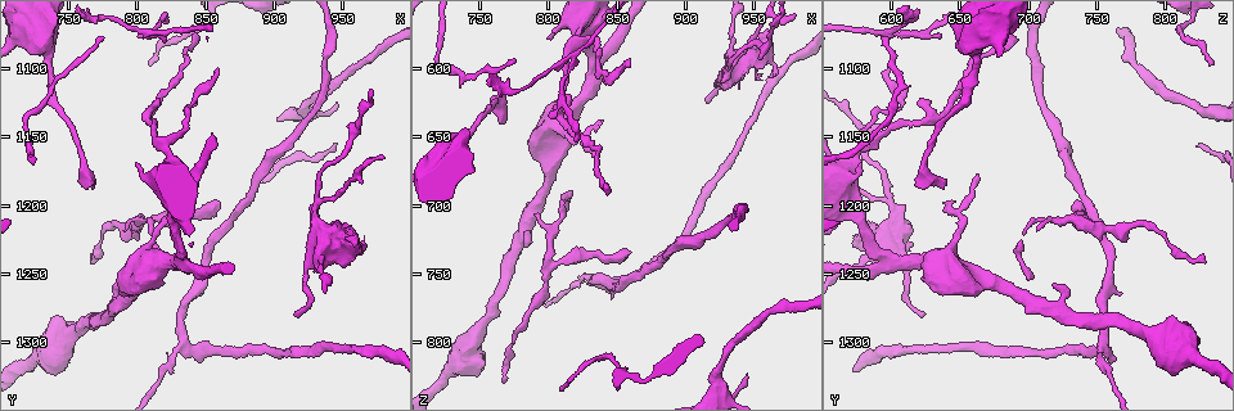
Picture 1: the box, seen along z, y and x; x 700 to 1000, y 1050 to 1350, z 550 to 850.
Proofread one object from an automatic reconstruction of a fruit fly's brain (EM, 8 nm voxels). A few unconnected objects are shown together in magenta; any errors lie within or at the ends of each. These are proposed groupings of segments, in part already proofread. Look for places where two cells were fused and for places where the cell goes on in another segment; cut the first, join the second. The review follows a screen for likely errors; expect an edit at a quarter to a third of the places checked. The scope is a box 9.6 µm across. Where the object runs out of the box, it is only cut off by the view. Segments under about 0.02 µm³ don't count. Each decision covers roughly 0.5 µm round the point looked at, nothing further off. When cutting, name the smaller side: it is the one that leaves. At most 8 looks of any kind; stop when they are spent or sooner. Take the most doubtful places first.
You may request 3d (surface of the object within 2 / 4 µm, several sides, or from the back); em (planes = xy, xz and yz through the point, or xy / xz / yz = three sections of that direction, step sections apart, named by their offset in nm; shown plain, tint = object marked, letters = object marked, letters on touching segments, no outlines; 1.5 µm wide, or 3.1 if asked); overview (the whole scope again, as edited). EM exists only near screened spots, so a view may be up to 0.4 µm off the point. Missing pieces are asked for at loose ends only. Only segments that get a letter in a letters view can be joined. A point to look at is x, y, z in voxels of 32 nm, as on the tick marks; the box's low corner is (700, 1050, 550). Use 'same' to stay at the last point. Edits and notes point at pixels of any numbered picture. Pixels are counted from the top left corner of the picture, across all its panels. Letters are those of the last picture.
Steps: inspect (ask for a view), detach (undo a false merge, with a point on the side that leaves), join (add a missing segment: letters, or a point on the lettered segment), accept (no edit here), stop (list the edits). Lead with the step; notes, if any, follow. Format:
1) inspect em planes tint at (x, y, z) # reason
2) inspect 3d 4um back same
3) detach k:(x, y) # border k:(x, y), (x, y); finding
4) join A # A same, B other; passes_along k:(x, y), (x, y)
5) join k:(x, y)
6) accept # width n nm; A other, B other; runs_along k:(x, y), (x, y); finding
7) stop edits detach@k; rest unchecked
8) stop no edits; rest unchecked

inspect em planes letters at (842, 1074, 686) # an open end

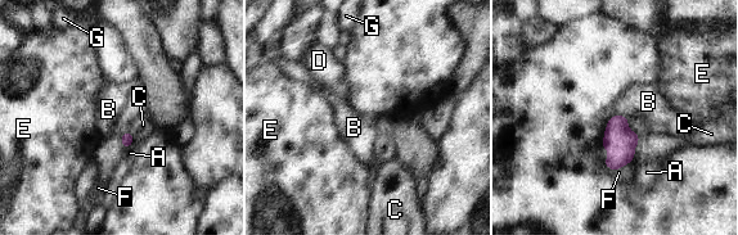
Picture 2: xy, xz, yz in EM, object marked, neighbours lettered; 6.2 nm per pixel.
accept # width 180 nm; A other, B other, C other, D other, E other, F other, G other; border 2:(616, 113), (628, 117); none of them fits

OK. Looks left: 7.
inspect 3d 2um at (932, 1200, 600) # thin arm on a thick one

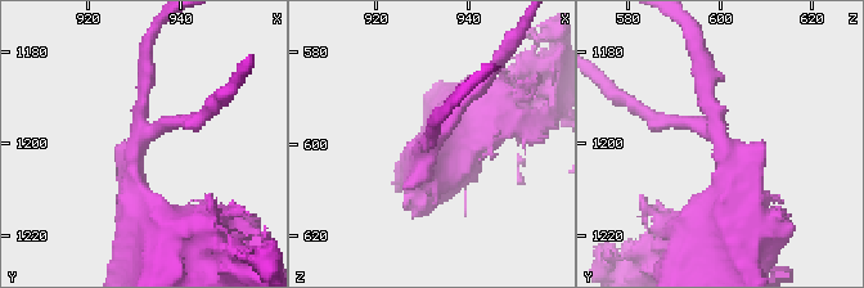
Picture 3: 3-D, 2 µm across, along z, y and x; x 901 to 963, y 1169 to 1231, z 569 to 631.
inspect em xz step 4 letters at (930, 1201, 601)

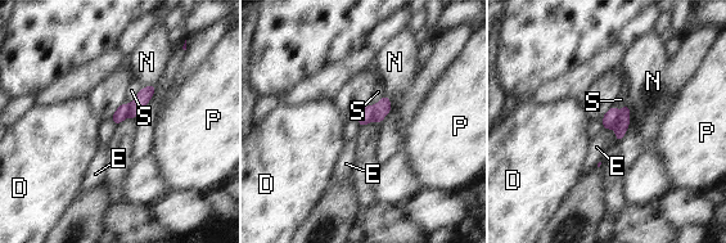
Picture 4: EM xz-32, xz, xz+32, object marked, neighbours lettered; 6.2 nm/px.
detach 4:(610, 117) # longest_contact S 140 nm; D other, E other, N other, P other, S other; a second cell is stuck on

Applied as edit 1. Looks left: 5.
inspect 3d 4um back at (784, 1216, 786) # thick turns thin

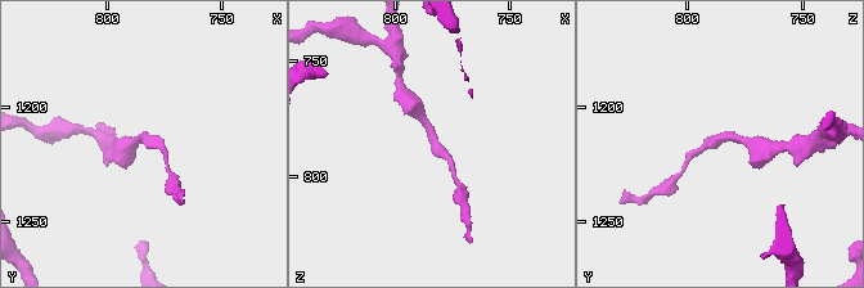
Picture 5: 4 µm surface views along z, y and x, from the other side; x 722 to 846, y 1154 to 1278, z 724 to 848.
inspect em xy step 8 tint at (781, 1214, 788)

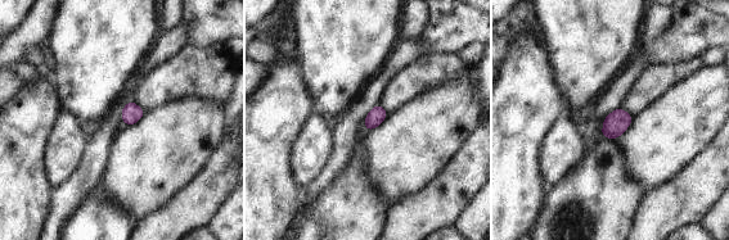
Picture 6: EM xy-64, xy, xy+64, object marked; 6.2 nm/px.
inspect em planes letters same # cut it another way

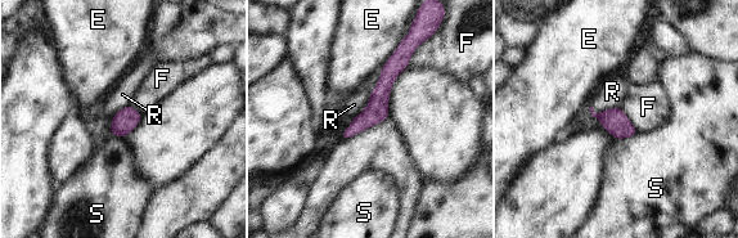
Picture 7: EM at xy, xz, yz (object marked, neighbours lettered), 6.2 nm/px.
accept # width 140 nm; longest_contact F 340 nm; E other, F other, R other, S other; continuous, no second cell

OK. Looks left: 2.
stop edits detach@4; rest unchecked

